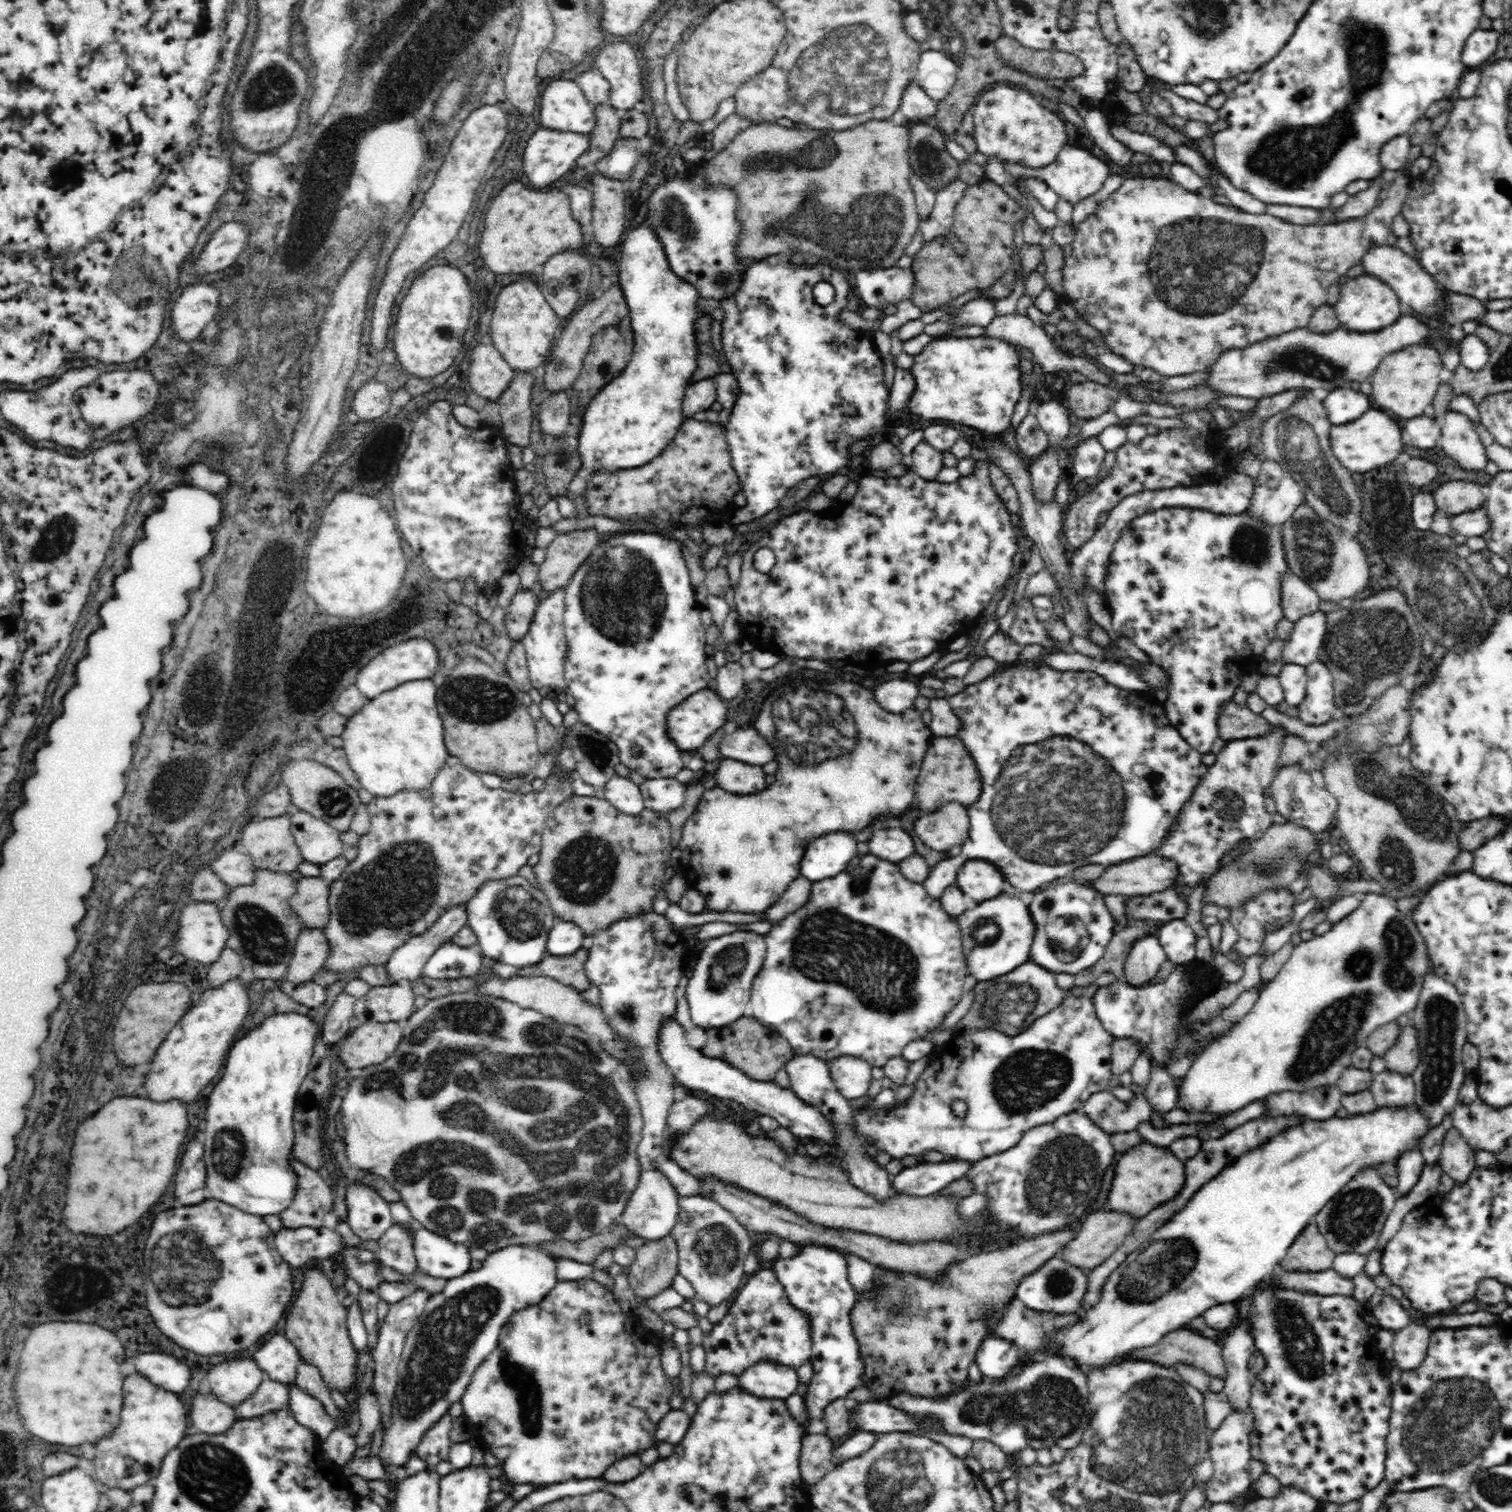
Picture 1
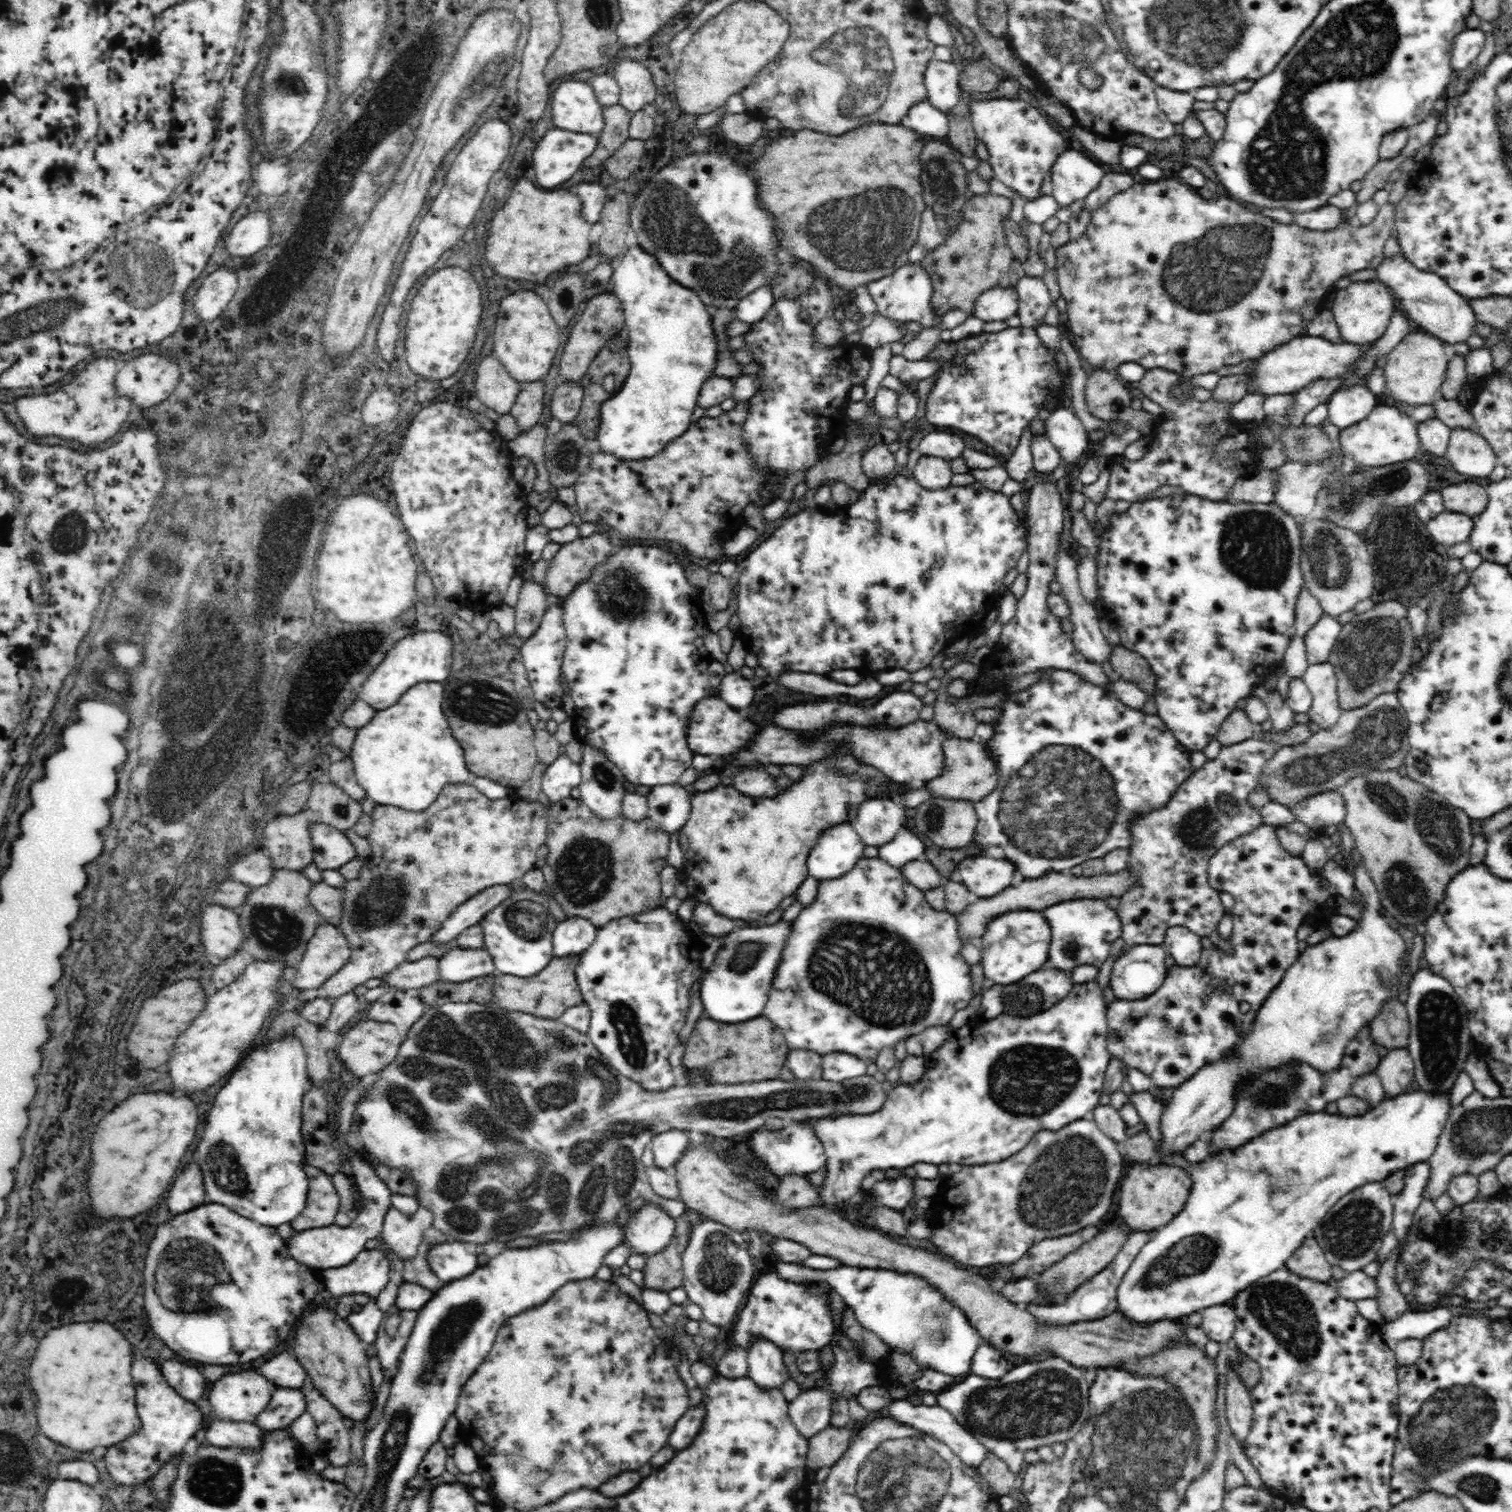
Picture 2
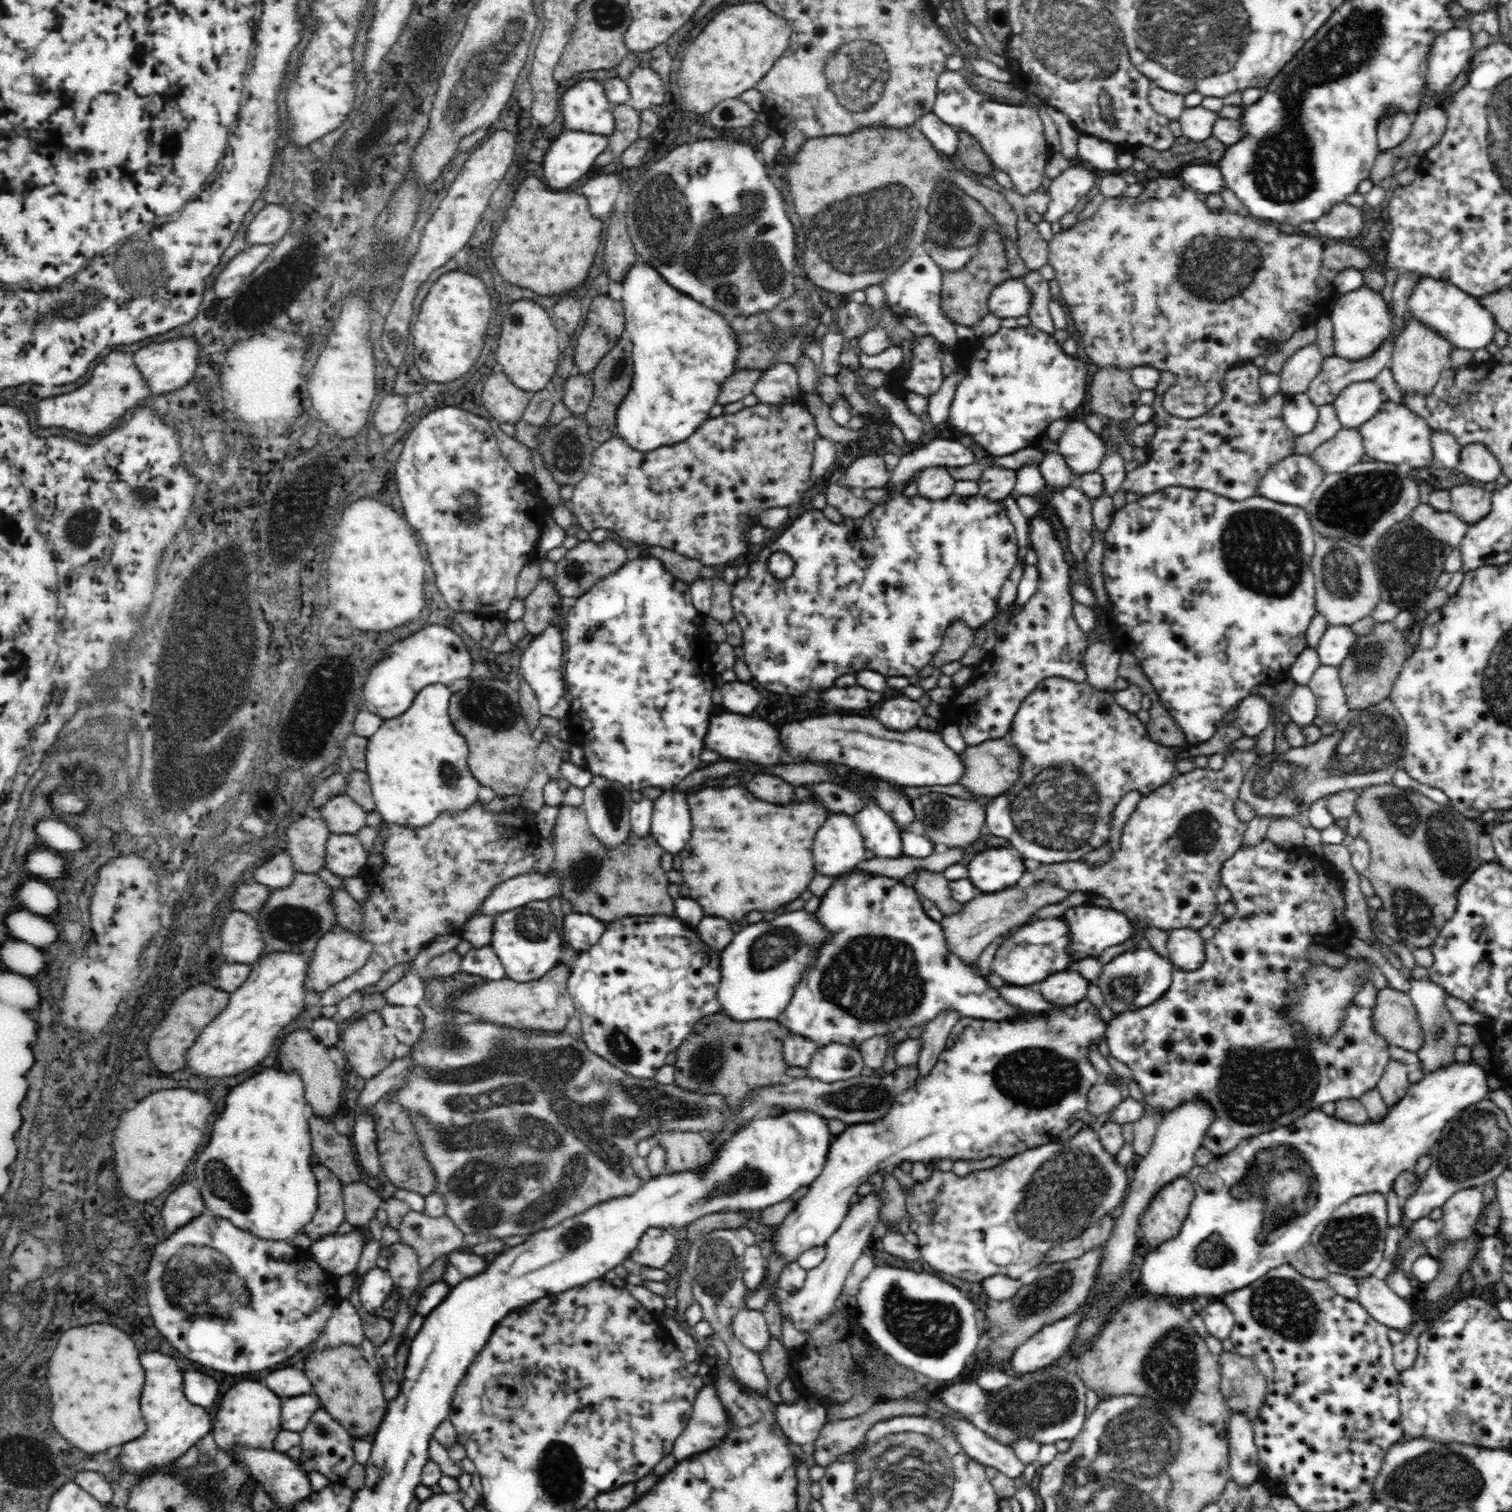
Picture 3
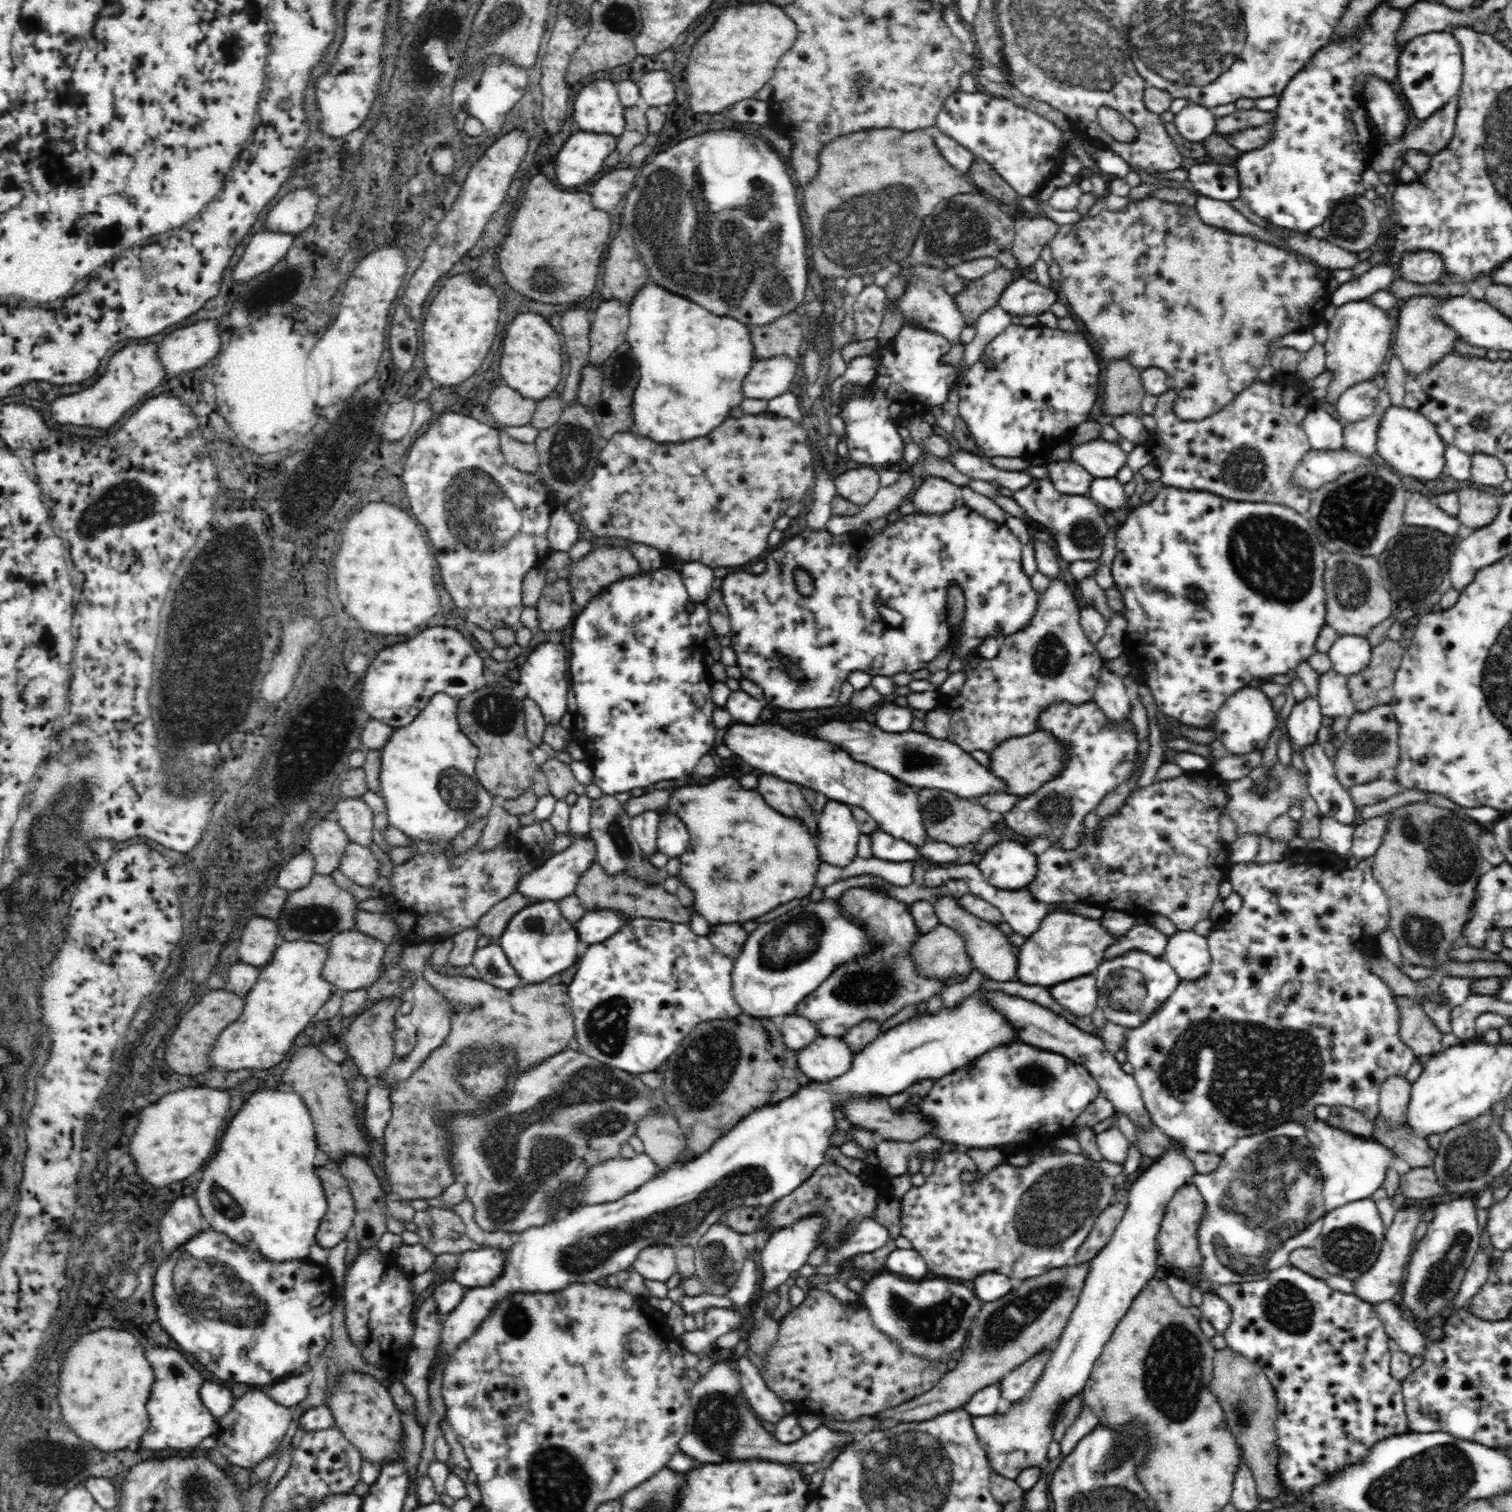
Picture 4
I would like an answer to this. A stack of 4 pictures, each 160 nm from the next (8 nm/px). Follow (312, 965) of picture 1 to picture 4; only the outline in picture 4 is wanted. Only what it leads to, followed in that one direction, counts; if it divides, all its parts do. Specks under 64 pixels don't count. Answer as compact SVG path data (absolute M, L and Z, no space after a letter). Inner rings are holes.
M344 931L332 937L328 958L324 961L322 976L333 983L334 990L353 991L367 989L378 982L383 973L385 944L362 931Z

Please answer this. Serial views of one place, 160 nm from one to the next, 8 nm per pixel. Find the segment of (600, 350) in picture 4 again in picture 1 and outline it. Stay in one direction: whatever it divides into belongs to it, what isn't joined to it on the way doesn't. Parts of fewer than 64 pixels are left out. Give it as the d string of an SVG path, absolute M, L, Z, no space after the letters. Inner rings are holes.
M616 283L604 291L601 298L592 298L574 316L566 319L561 327L562 334L560 334L556 346L552 348L552 352L549 354L548 362L544 364L541 370L547 392L569 391L569 388L580 375L584 357L588 354L595 333L606 327L620 324L626 315L629 315L628 306L626 305L620 284Z

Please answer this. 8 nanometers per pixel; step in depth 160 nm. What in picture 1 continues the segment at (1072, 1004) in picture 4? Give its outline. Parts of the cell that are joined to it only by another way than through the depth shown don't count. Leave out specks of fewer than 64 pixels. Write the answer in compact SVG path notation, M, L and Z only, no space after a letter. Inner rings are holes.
M1033 960L1022 963L1012 973L979 981L975 987L976 1002L966 1017L957 1022L952 1033L973 1032L984 1028L997 1028L1010 1035L1028 1028L1039 1016L1054 1010L1062 1002L1066 991L1056 985L1056 976Z

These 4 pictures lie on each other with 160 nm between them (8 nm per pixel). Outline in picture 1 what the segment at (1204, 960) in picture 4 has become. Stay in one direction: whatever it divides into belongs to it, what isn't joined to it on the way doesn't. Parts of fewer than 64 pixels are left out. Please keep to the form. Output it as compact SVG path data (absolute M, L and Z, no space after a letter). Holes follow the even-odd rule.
M1171 920L1157 932L1159 943L1170 962L1176 965L1192 964L1196 960L1196 935L1184 920Z

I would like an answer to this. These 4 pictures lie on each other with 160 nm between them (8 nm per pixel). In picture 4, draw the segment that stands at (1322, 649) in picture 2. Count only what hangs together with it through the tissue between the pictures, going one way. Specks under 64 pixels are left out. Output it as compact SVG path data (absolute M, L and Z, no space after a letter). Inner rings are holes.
M1339 635L1327 655L1332 661L1333 669L1348 678L1369 665L1372 648L1367 638Z

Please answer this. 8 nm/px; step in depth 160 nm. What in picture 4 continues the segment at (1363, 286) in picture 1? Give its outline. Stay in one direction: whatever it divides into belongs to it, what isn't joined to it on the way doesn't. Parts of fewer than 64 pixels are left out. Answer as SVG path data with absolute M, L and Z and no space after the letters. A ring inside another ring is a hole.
M1363 300L1350 301L1336 310L1334 318L1327 322L1328 336L1324 342L1325 369L1331 374L1331 384L1325 399L1335 404L1339 394L1352 385L1366 381L1381 381L1392 347L1395 320L1386 312Z

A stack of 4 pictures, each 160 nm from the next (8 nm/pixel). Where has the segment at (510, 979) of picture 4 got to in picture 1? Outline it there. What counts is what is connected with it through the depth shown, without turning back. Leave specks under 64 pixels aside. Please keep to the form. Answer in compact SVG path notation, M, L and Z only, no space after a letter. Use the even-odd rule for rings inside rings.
M446 943L428 959L423 968L423 976L439 981L467 979L479 972L478 960L482 960L482 955L480 948Z

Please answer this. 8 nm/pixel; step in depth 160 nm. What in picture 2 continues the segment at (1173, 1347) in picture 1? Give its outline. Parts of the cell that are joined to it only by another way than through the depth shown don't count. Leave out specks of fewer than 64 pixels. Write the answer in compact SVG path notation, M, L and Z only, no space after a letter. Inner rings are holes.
M693 1136L690 1144L682 1150L682 1154L673 1167L676 1175L676 1183L678 1189L681 1190L681 1198L690 1210L696 1210L698 1213L707 1215L710 1219L724 1224L733 1230L758 1230L758 1232L768 1232L774 1234L778 1239L786 1239L794 1243L803 1244L814 1252L814 1255L822 1255L825 1257L838 1258L839 1261L844 1262L844 1265L850 1265L859 1268L870 1269L885 1269L894 1272L912 1272L916 1277L922 1276L926 1283L931 1284L938 1291L945 1295L946 1299L952 1300L956 1307L967 1316L971 1322L972 1327L978 1331L982 1340L986 1340L996 1349L1018 1354L1018 1356L1030 1357L1034 1354L1054 1354L1064 1360L1067 1360L1075 1367L1084 1366L1084 1368L1104 1369L1107 1367L1114 1367L1116 1364L1126 1362L1126 1360L1135 1360L1138 1356L1142 1358L1158 1352L1160 1348L1174 1343L1175 1341L1185 1340L1185 1332L1182 1324L1171 1320L1156 1320L1156 1322L1136 1322L1130 1320L1123 1312L1116 1310L1101 1319L1094 1319L1091 1321L1076 1321L1070 1323L1070 1326L1058 1326L1054 1328L1053 1324L1038 1324L1037 1317L1032 1315L1025 1306L1014 1304L1000 1295L998 1291L992 1290L990 1282L980 1276L980 1272L975 1268L958 1268L952 1260L946 1260L938 1254L920 1250L920 1248L912 1248L908 1244L900 1244L890 1236L880 1236L874 1230L864 1230L863 1228L856 1228L852 1226L851 1222L842 1220L842 1216L838 1216L836 1212L829 1212L826 1208L817 1208L817 1206L792 1210L785 1209L781 1204L772 1204L768 1194L756 1190L756 1184L746 1182L740 1176L732 1174L732 1170L728 1165L718 1158L718 1155L709 1150L705 1144L701 1144L698 1137Z

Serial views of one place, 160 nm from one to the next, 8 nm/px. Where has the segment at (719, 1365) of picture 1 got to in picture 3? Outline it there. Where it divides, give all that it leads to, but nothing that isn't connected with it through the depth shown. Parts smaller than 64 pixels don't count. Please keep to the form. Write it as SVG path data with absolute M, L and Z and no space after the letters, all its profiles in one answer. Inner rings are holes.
M876 1193L862 1195L862 1200L849 1210L840 1229L834 1232L834 1235L826 1242L827 1252L824 1262L817 1268L807 1272L804 1284L801 1289L795 1293L784 1293L779 1298L781 1314L790 1315L796 1329L802 1333L814 1332L818 1328L818 1320L825 1319L836 1308L834 1302L841 1296L841 1290L844 1288L846 1277L854 1264L867 1253L868 1244L873 1239L875 1231L879 1229L879 1211L881 1210L881 1198Z

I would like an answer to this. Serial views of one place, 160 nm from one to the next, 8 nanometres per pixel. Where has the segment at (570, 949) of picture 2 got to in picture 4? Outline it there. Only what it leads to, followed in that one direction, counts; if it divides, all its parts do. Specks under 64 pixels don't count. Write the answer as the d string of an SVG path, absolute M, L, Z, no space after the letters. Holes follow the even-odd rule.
M604 908L603 910L587 910L574 925L579 940L591 945L605 941L630 920L632 920L631 916L626 916L623 912Z

